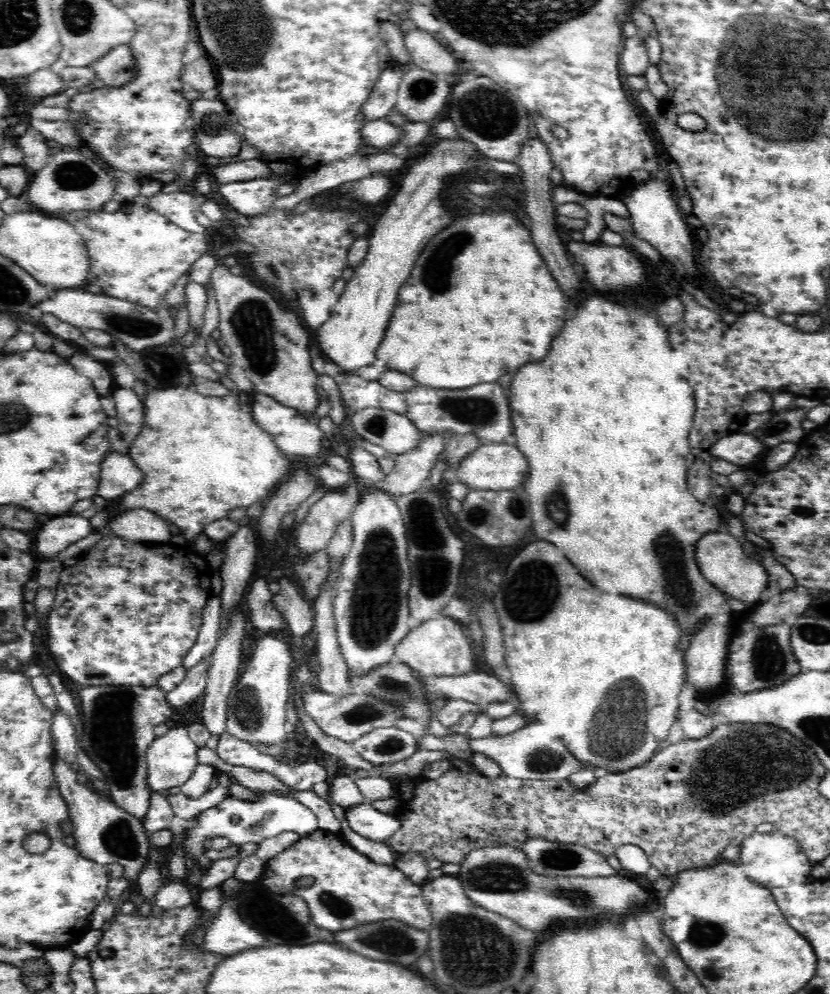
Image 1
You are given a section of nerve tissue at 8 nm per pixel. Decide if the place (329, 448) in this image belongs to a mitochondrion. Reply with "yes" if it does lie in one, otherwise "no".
no

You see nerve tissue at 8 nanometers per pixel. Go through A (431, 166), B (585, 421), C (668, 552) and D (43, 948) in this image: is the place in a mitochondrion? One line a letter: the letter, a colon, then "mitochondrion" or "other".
A: other
B: other
C: mitochondrion
D: other

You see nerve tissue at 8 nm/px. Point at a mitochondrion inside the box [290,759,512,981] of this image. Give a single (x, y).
(390, 941)

